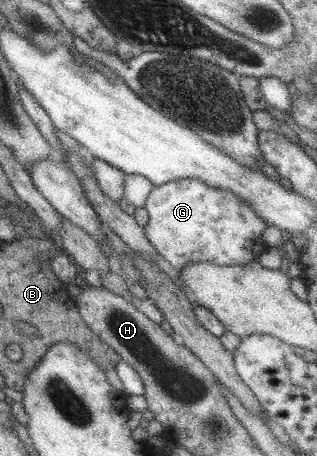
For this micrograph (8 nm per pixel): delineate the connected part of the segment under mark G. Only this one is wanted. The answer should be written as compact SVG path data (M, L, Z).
M181 179L154 186L144 202L147 211L147 224L143 233L147 241L155 247L158 256L167 262L173 270L181 270L189 262L211 262L217 266L235 266L256 261L259 254L267 252L269 246L261 240L261 232L267 228L267 223L255 215L251 206L231 192L216 190L195 179Z

